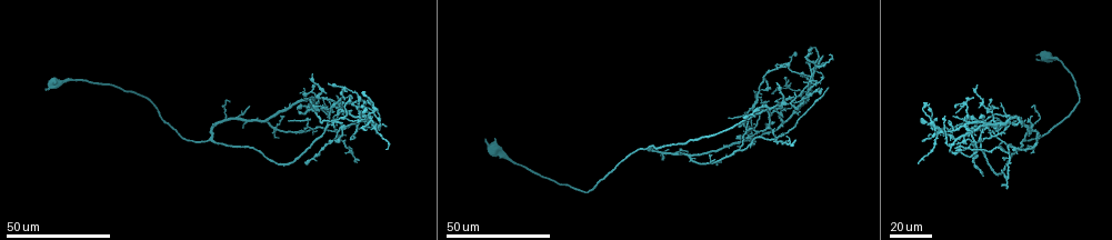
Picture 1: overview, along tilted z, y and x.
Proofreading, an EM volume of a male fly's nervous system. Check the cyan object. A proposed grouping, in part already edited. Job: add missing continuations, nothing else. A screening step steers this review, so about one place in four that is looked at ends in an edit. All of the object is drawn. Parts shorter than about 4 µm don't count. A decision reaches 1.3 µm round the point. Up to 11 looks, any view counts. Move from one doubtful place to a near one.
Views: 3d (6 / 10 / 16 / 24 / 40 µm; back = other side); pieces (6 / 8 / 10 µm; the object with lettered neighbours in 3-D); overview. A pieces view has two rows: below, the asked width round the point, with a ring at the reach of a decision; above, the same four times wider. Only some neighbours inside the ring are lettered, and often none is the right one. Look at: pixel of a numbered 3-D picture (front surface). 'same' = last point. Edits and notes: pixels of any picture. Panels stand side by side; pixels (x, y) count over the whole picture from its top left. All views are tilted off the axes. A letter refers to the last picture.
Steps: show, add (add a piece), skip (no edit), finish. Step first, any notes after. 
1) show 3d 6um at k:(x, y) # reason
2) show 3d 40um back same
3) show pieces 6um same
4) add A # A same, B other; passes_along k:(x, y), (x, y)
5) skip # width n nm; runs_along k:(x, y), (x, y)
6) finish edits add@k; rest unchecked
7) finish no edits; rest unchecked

show 3d 24um at 1:(322, 109) # end of a long branch

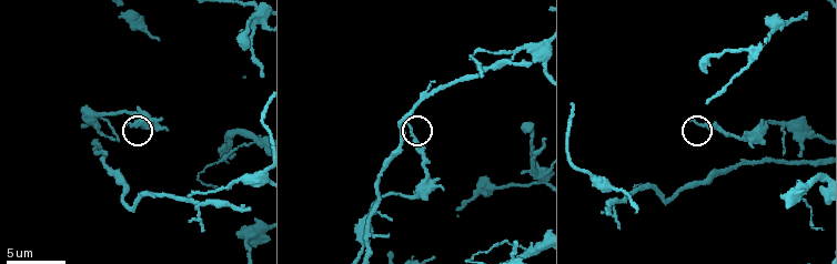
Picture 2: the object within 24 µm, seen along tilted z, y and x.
show pieces 6um at 2:(693, 120) # what lies round it

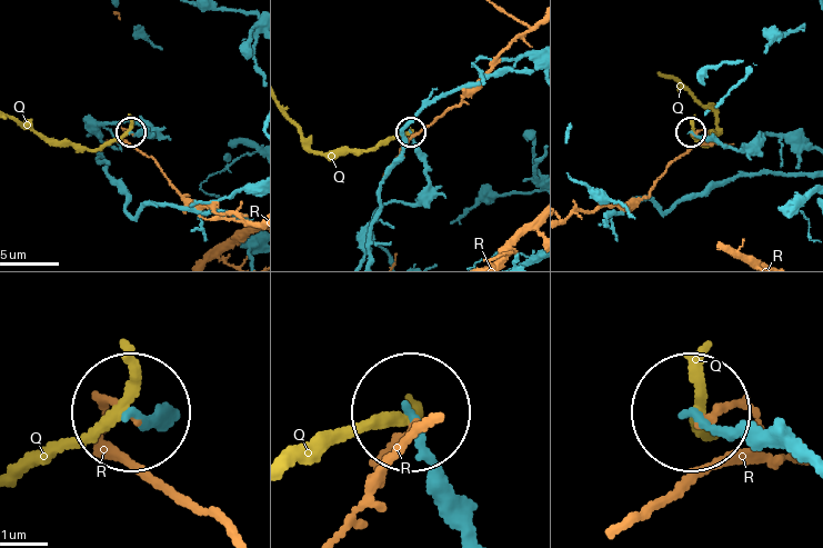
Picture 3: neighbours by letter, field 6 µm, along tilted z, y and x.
skip # Q other, R other; runs_along 3:(803, 460), (691, 421); no lettered piece goes on from it

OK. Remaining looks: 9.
show 3d 24um at 1:(387, 127) # end of a long branch

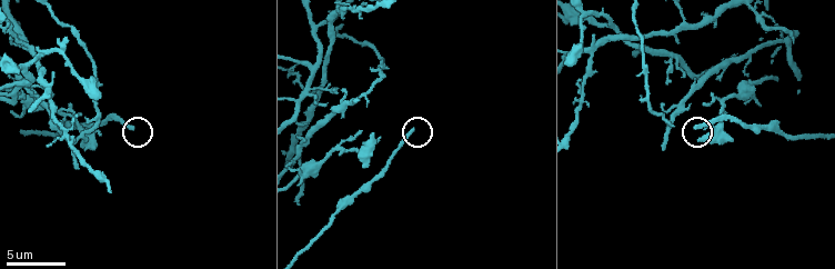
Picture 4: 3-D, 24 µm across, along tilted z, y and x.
show pieces 8um at 4:(131, 127)

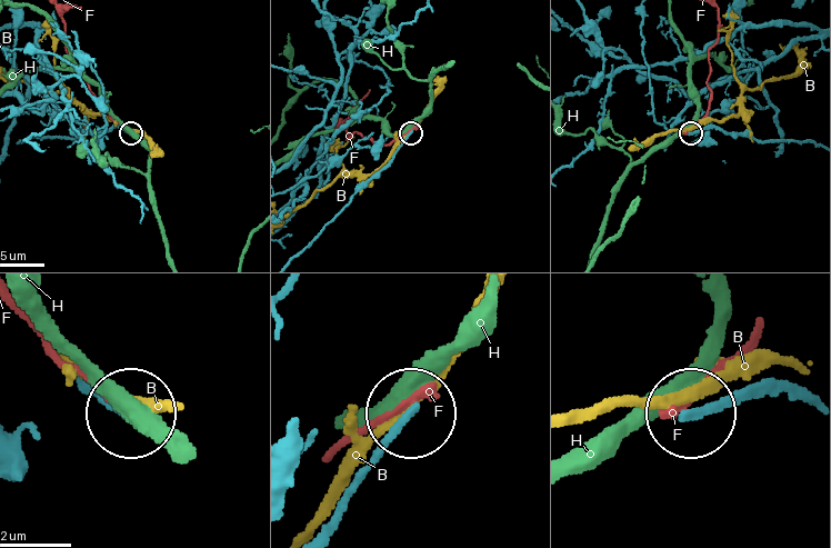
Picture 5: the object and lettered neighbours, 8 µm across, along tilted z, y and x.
skip # width 220 nm; B other, F other, H other; runs_along 5:(326, 526), (379, 446), (412, 416); no lettered piece goes on from it

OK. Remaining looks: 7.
show 3d 40um at 1:(828, 53) # free end

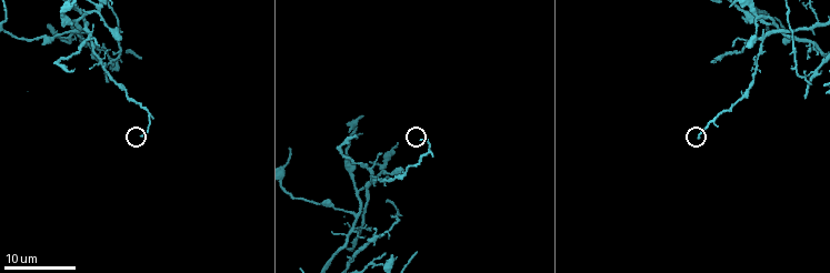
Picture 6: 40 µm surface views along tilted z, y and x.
show pieces 8um at 6:(422, 141)

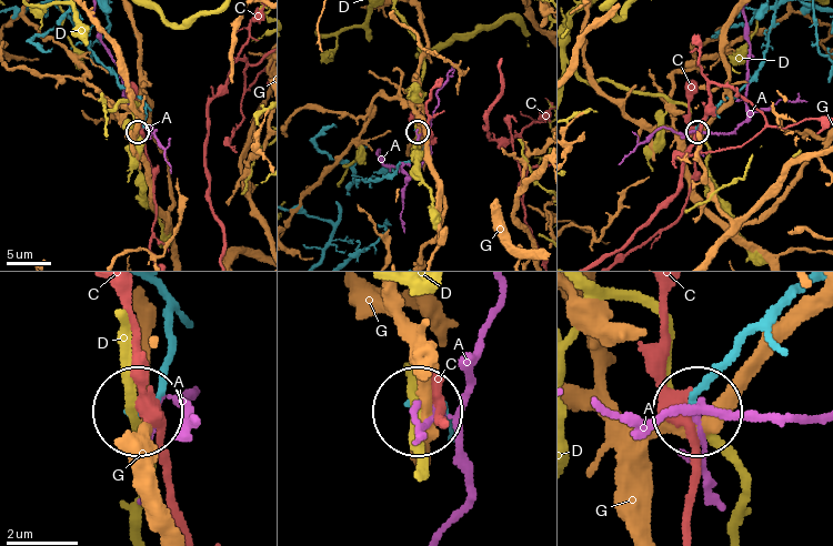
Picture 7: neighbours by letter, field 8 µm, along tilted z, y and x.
skip # A other, C other, D other, G other; none of them fits

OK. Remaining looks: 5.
show 3d 40um at 1:(358, 107) # an open end

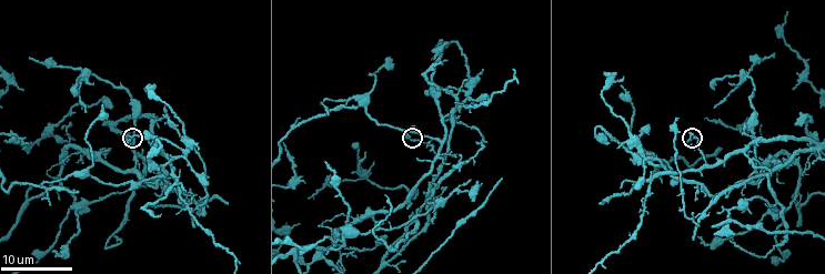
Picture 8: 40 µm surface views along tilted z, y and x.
show pieces 8um at 8:(126, 143) # what lies round it

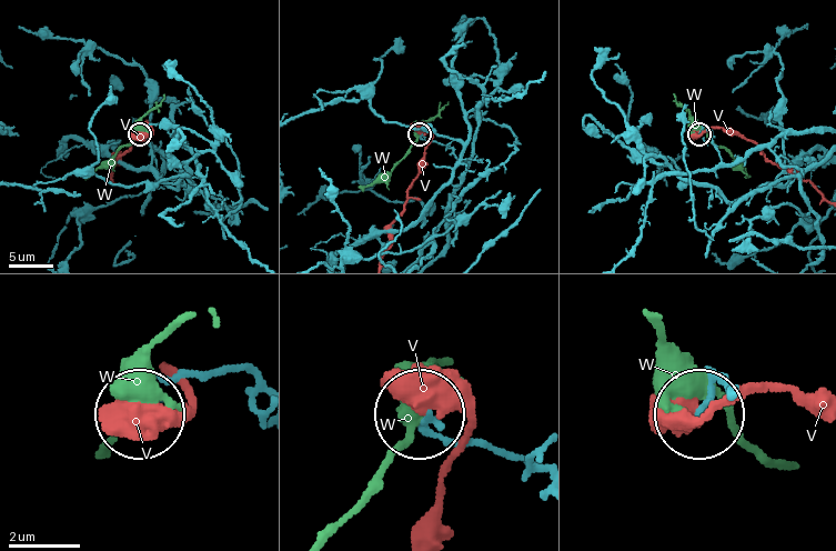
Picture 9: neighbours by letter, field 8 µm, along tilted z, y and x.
skip # V other, W other; none of them fits

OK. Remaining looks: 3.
show 3d 24um at 8:(729, 240) # branch stops here

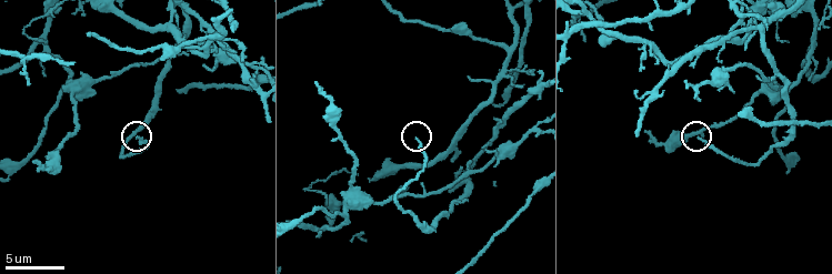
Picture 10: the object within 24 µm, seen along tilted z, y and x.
show pieces 6um at 10:(699, 136)

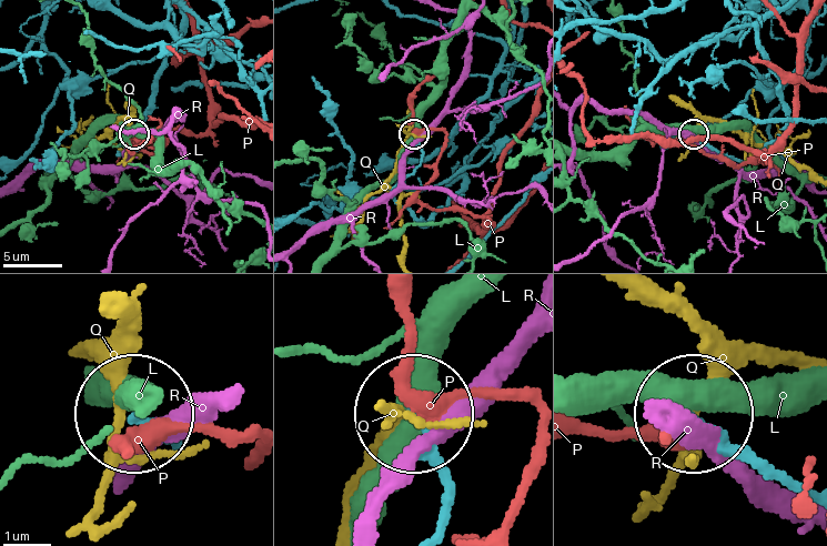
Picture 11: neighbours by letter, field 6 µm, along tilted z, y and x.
skip # L other, P other, Q other, R other; no lettered piece goes on from it

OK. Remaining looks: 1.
finish no edits; rest unchecked

